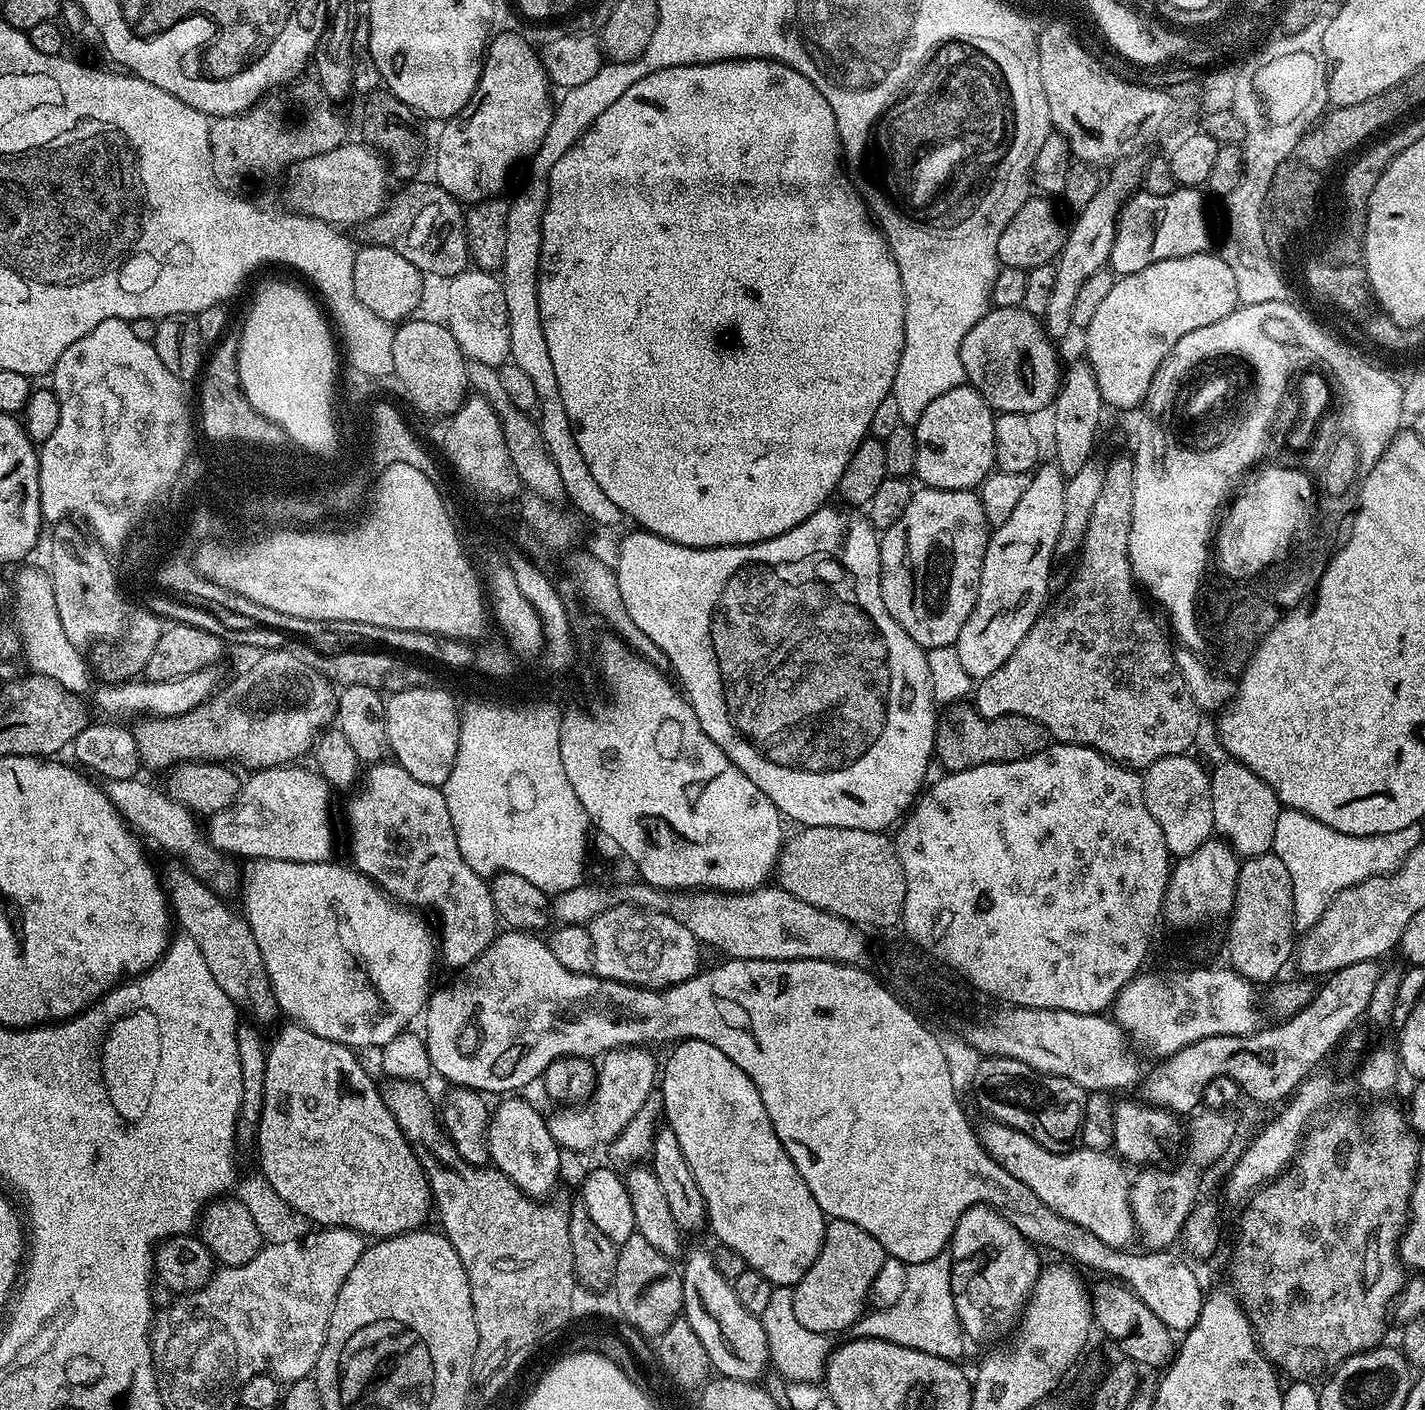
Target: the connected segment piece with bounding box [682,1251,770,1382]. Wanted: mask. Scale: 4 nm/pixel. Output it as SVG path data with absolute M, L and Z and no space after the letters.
M706 1251L687 1253L688 1262L682 1266L684 1282L683 1319L694 1326L694 1334L706 1346L708 1363L725 1380L759 1381L764 1367L768 1368L769 1354L766 1331L759 1316L750 1314L734 1294L731 1283L715 1269Z

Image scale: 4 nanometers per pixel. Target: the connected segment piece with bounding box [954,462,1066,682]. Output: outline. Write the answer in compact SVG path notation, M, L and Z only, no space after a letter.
M1041 463L1031 473L1026 494L1018 498L1014 514L1010 514L1010 518L1006 518L1006 522L1002 522L1002 526L995 528L989 535L976 605L974 610L970 610L970 618L966 618L954 645L962 667L966 669L966 674L972 676L973 681L979 682L994 674L994 670L998 670L998 666L1002 666L1002 662L1006 662L1006 658L1010 658L1010 654L1018 650L1018 642L1022 642L1022 638L1030 634L1030 626L1034 626L1034 622L1046 607L1046 601L1049 599L1048 575L1052 572L1058 534L1062 530L1062 494L1065 483L1066 478L1061 475L1055 463Z

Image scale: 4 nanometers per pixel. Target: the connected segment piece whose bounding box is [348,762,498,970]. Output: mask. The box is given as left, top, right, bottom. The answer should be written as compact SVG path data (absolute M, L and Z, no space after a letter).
M395 762L374 764L367 771L368 781L360 792L364 799L360 804L352 804L348 808L348 824L352 827L352 856L356 859L354 867L406 906L415 906L420 910L437 908L444 923L444 937L441 935L438 940L443 963L445 960L453 970L465 968L480 957L498 935L498 917L489 881L466 866L458 850L454 826L450 822L450 810L446 810L446 798L437 785L418 782L414 774Z

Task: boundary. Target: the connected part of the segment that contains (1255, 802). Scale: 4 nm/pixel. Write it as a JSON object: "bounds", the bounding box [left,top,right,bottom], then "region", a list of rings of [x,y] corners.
{"bounds":[1210,758,1282,857],"region":[[[1231,758],[1211,769],[1210,794],[1214,810],[1214,832],[1223,840],[1237,857],[1267,856],[1272,852],[1274,842],[1274,826],[1278,826],[1278,818],[1282,811],[1280,799],[1250,770],[1245,764],[1240,764]]]}

